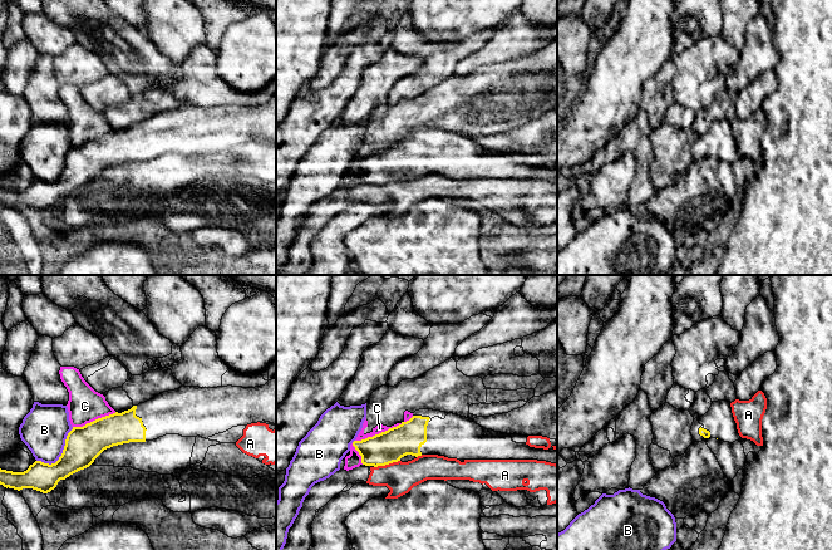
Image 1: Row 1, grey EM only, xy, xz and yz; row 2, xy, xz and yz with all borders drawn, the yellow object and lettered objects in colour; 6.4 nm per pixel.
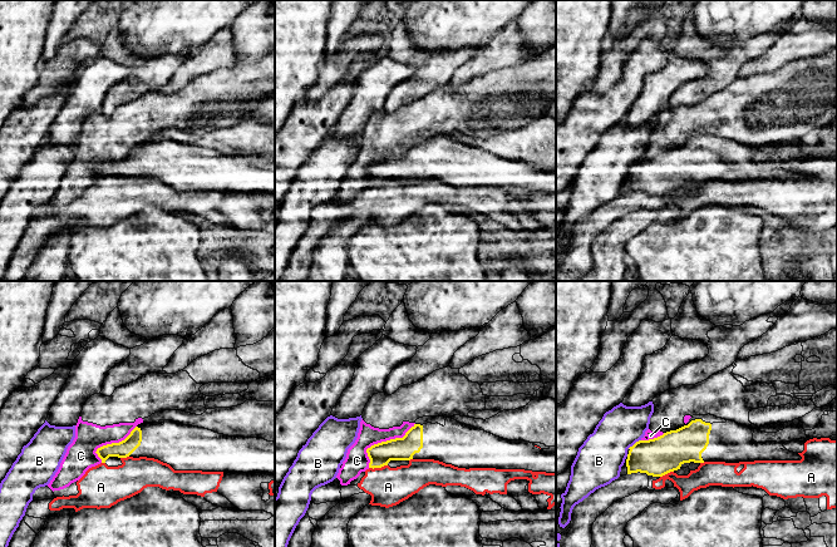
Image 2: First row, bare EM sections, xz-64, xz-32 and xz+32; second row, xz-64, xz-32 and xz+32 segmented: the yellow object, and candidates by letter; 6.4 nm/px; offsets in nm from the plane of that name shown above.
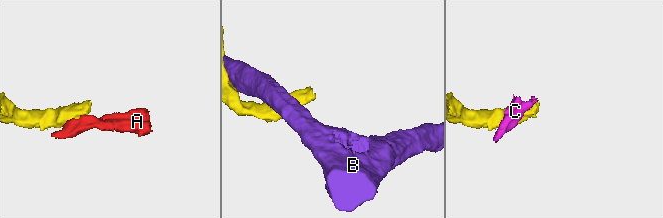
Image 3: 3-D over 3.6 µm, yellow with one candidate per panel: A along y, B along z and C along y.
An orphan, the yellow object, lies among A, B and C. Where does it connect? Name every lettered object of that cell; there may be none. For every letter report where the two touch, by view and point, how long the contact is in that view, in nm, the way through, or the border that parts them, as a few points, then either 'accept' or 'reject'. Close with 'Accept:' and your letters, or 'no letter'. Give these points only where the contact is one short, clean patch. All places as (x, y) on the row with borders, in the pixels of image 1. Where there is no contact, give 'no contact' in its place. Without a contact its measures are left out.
A: contact xz (387, 463); length 180 nm; border xz (399, 460), (374, 467); reject
B: contact xy (62, 453); length 320 nm; reject
C: contact xz (379, 433); length 320 nm; border xz (402, 423), (355, 441); reject
Accept: no letter

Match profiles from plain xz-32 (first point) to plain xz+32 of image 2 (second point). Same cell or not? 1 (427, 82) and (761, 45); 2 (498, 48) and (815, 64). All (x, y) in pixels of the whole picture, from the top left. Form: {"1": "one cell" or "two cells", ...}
{"1": "one cell", "2": "two cells"}

